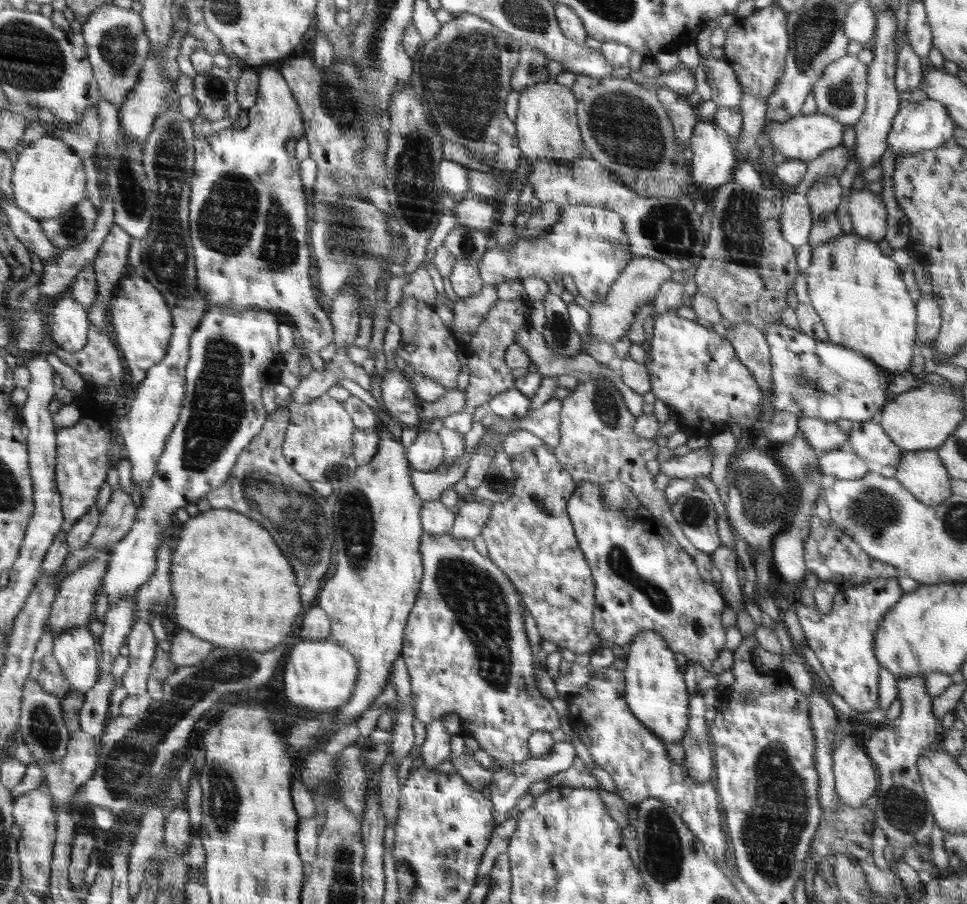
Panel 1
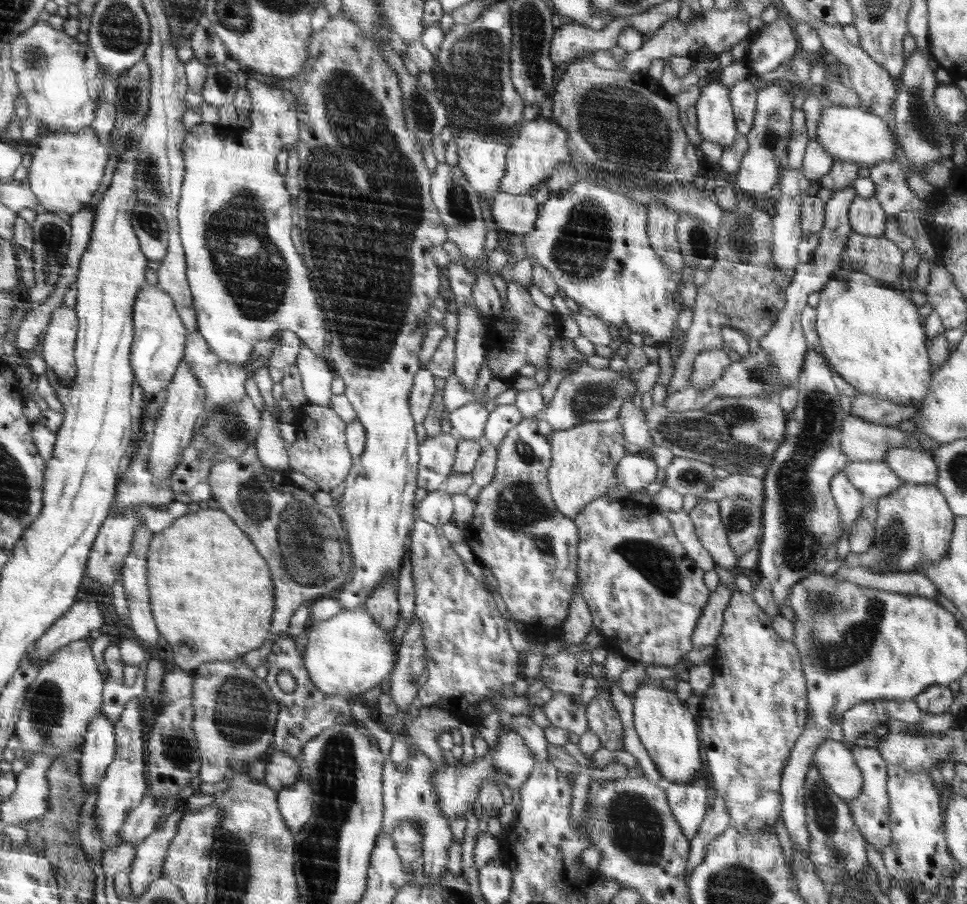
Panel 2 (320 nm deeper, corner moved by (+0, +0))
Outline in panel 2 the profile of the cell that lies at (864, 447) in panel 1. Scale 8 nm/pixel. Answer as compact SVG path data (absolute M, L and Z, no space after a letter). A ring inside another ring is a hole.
M907 447L892 448L886 453L884 462L904 482L935 484L938 467L930 452L914 451Z

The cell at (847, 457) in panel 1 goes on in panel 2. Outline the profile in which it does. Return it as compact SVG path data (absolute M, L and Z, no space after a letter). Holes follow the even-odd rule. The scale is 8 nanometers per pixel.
M852 461L843 470L854 488L871 499L886 496L904 483L884 461Z

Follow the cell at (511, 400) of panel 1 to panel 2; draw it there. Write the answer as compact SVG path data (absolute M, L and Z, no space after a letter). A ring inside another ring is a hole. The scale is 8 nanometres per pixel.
M515 404L497 405L494 410L489 412L482 437L483 445L498 449L510 430L523 418L524 415Z

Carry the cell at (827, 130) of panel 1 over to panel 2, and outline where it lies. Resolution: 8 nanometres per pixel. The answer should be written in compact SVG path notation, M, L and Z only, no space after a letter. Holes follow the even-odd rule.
M826 106L821 110L815 136L834 161L850 161L871 167L877 162L894 161L896 158L892 131L888 127L887 119L870 114L862 107Z

